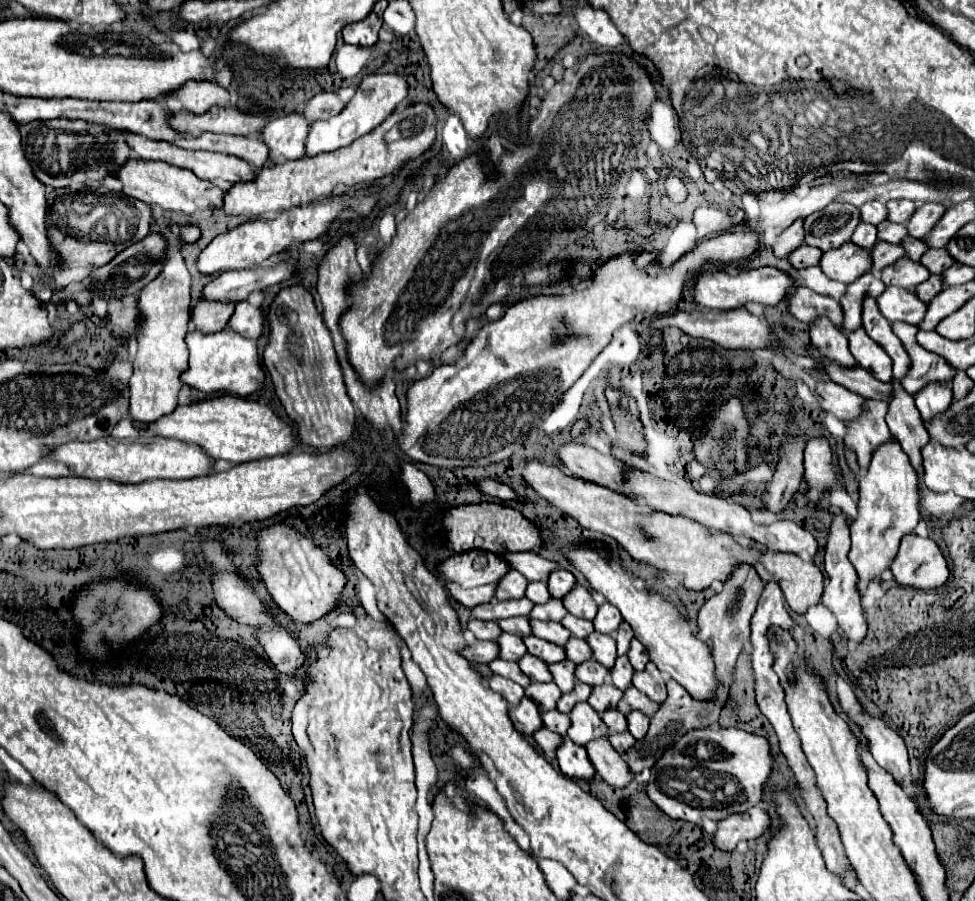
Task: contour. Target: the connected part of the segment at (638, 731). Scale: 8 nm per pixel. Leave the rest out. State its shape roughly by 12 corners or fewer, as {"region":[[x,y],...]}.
{"region":[[633,711],[627,715],[629,733],[639,741],[649,731],[649,717]]}

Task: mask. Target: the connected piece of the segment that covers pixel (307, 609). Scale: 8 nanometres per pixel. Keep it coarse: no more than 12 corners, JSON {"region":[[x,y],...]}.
{"region":[[291,527],[259,533],[257,571],[287,615],[311,623],[345,575]]}

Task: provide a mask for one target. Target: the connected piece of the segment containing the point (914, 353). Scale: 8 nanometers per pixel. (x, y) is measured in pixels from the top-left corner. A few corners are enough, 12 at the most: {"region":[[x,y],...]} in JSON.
{"region":[[915,325],[891,327],[911,357],[901,379],[909,395],[929,381],[953,381],[957,371],[941,355],[917,345]]}

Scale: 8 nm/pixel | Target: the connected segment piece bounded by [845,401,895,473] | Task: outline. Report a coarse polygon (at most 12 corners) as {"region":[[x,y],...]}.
{"region":[[885,401],[847,427],[845,445],[857,455],[861,473],[877,445],[895,441],[885,423]]}

